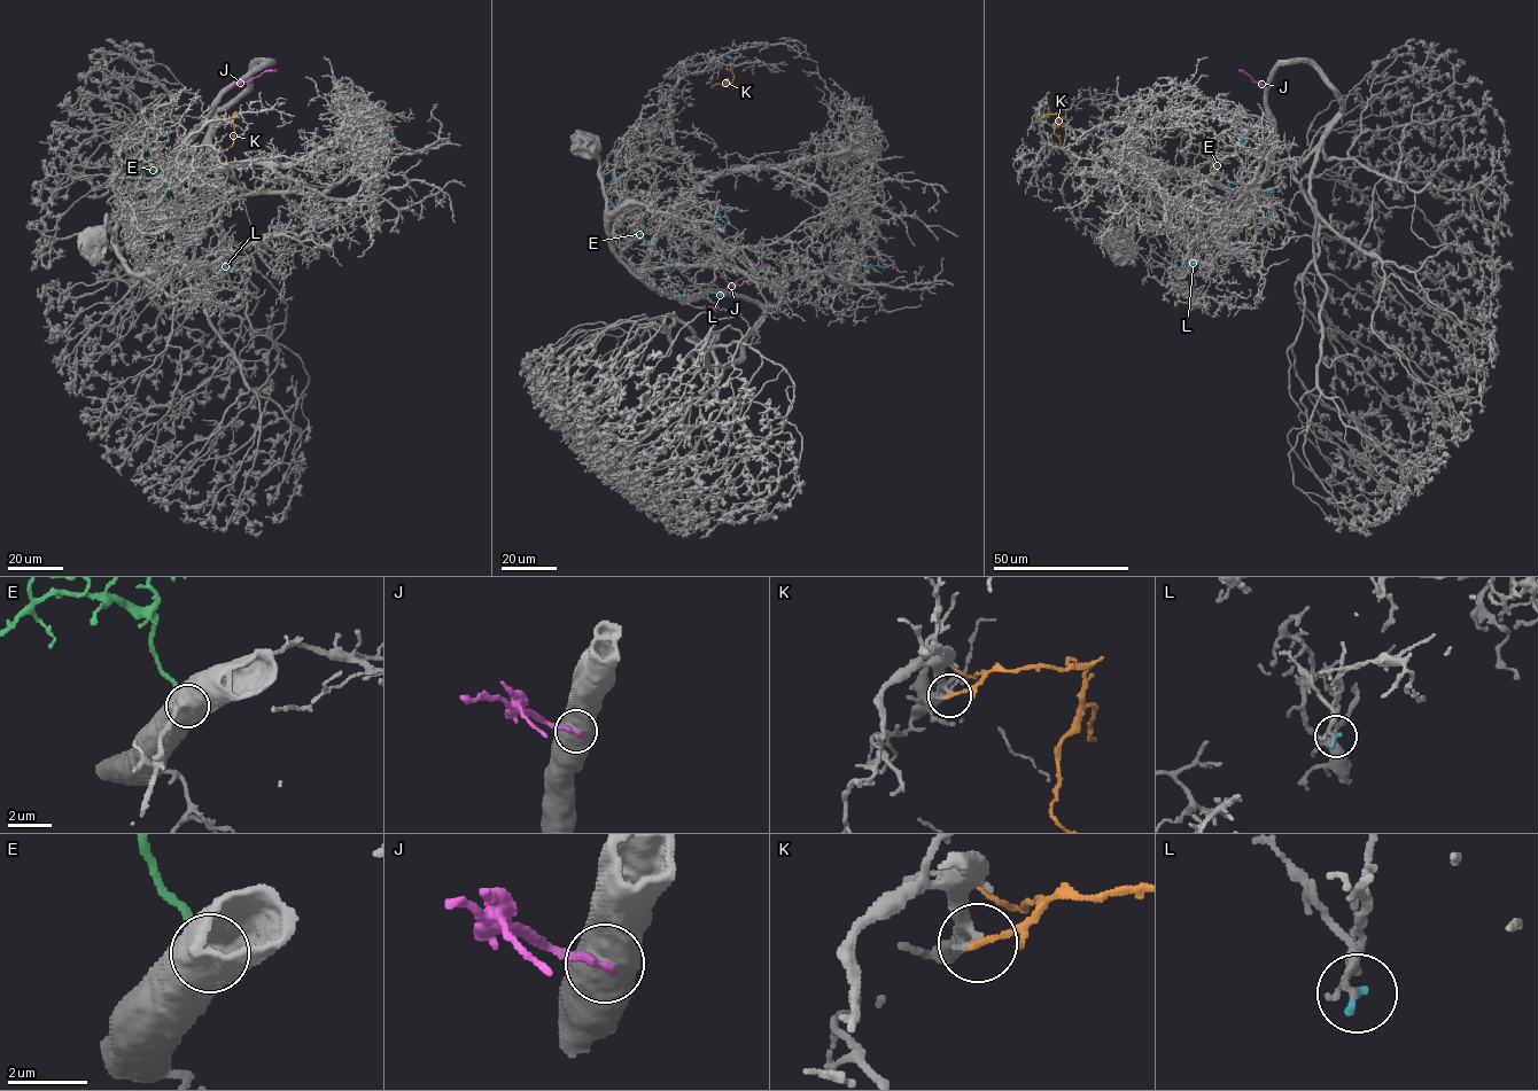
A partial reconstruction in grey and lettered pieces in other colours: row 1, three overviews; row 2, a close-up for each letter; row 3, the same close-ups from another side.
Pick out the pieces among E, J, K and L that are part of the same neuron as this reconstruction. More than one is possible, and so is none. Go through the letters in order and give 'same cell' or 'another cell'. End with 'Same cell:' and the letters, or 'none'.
E: same cell
J: another cell
K: another cell
L: another cell
Same cell: E

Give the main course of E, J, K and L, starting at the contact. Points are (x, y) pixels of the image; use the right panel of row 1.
E: (1220, 182), (1205, 152)
J: (1267, 86), (1240, 72)
K: (1041, 117), (1058, 114), (1054, 133), (1061, 148)
L: (1220, 236), (1272, 211), (1274, 209), (1267, 191), (1279, 192), (1237, 145), (1271, 217)

